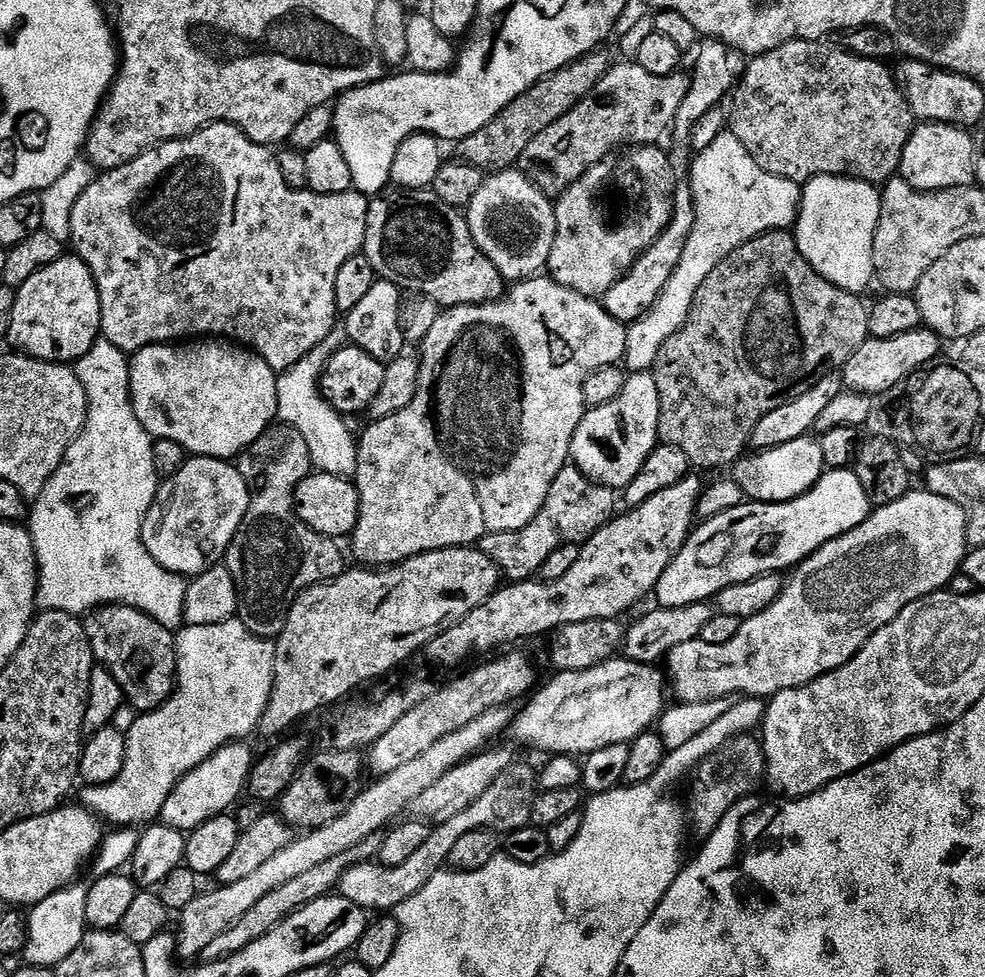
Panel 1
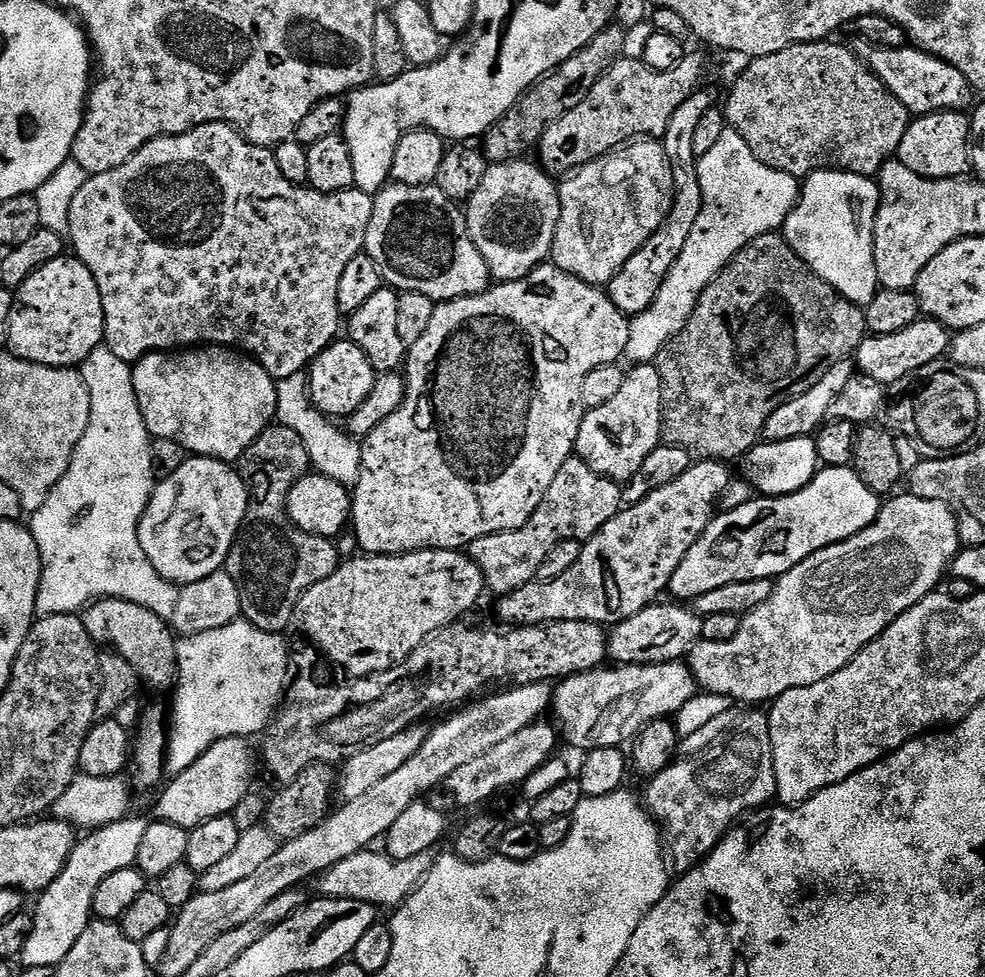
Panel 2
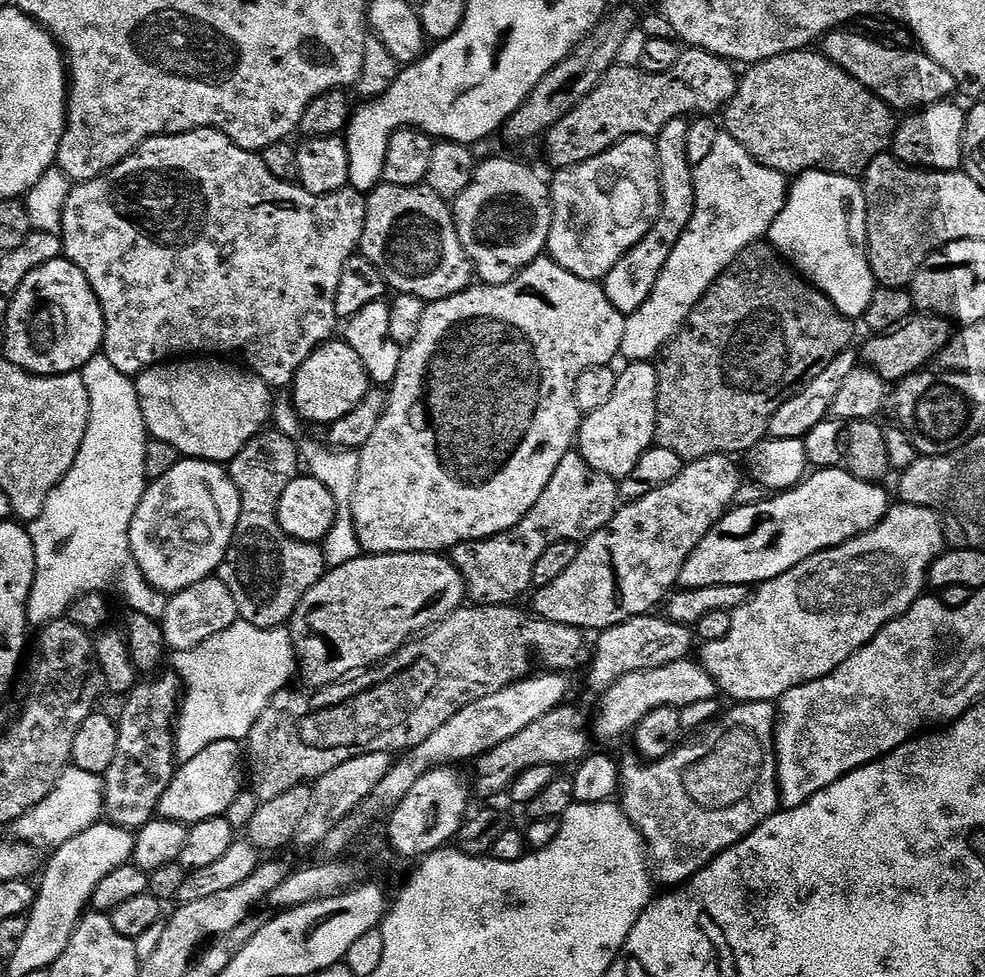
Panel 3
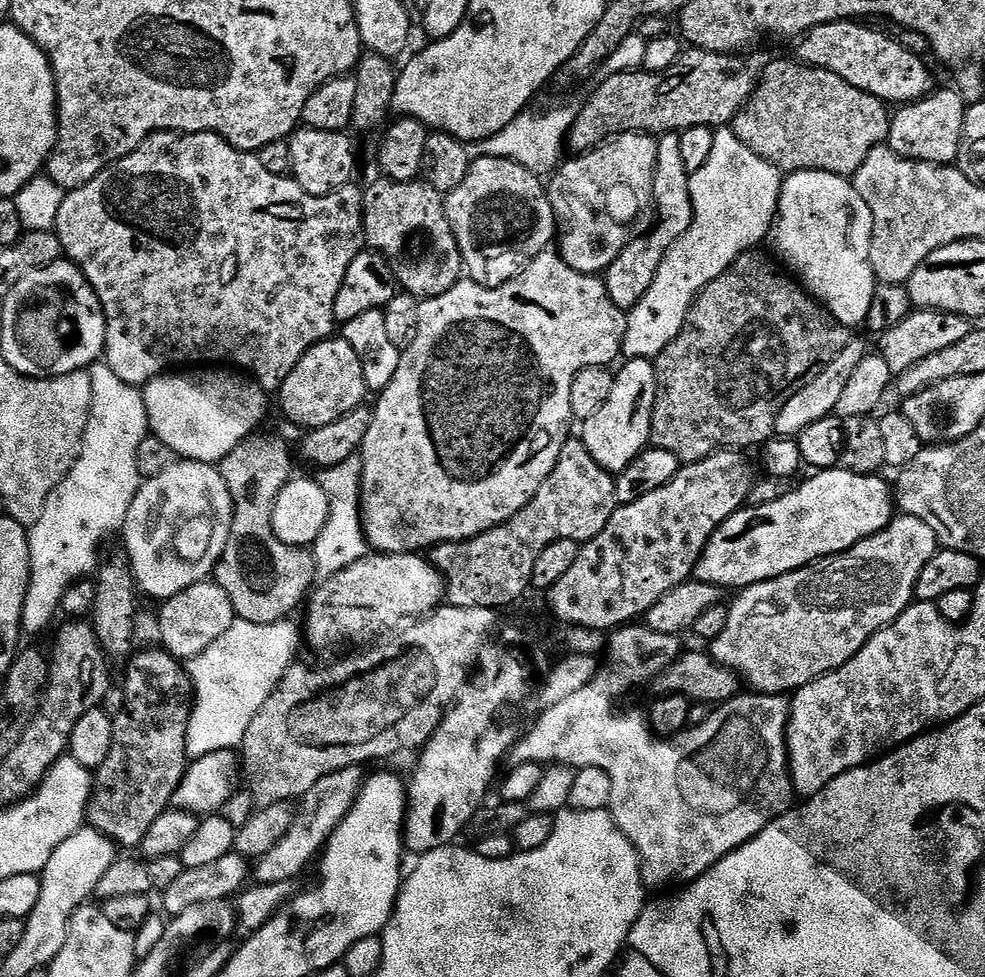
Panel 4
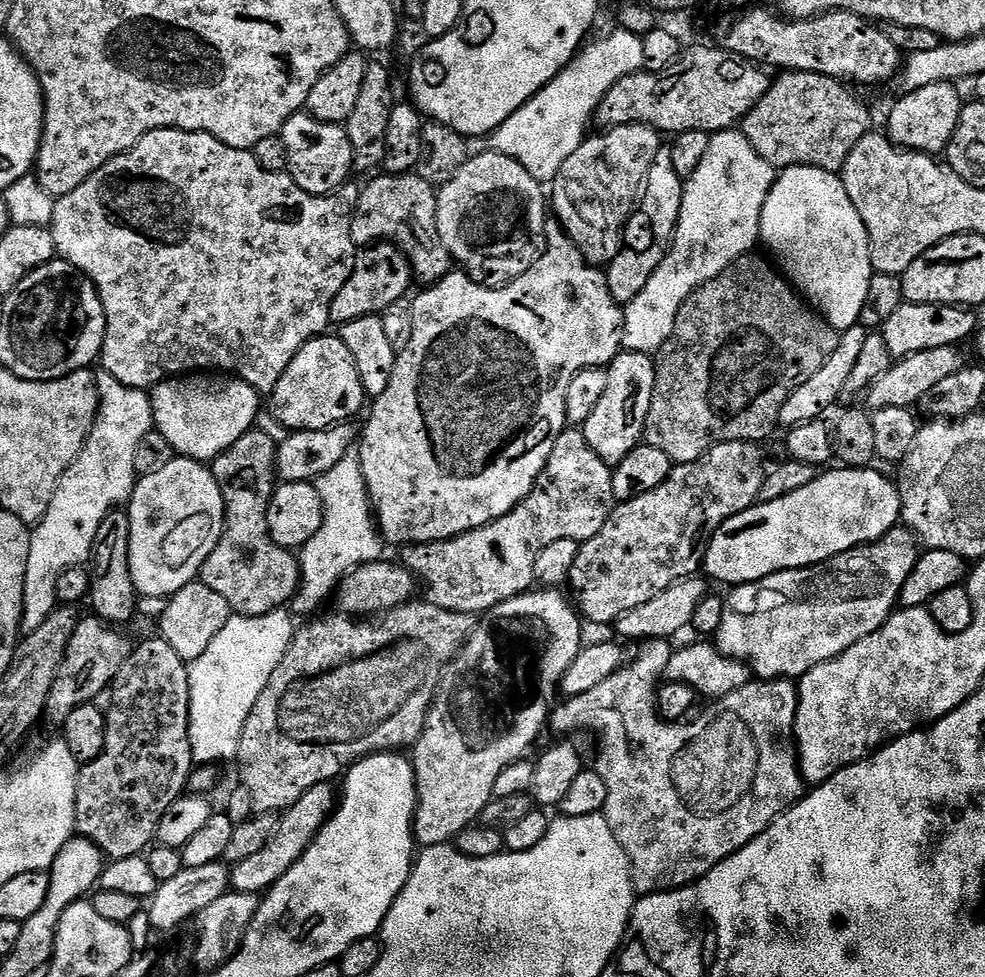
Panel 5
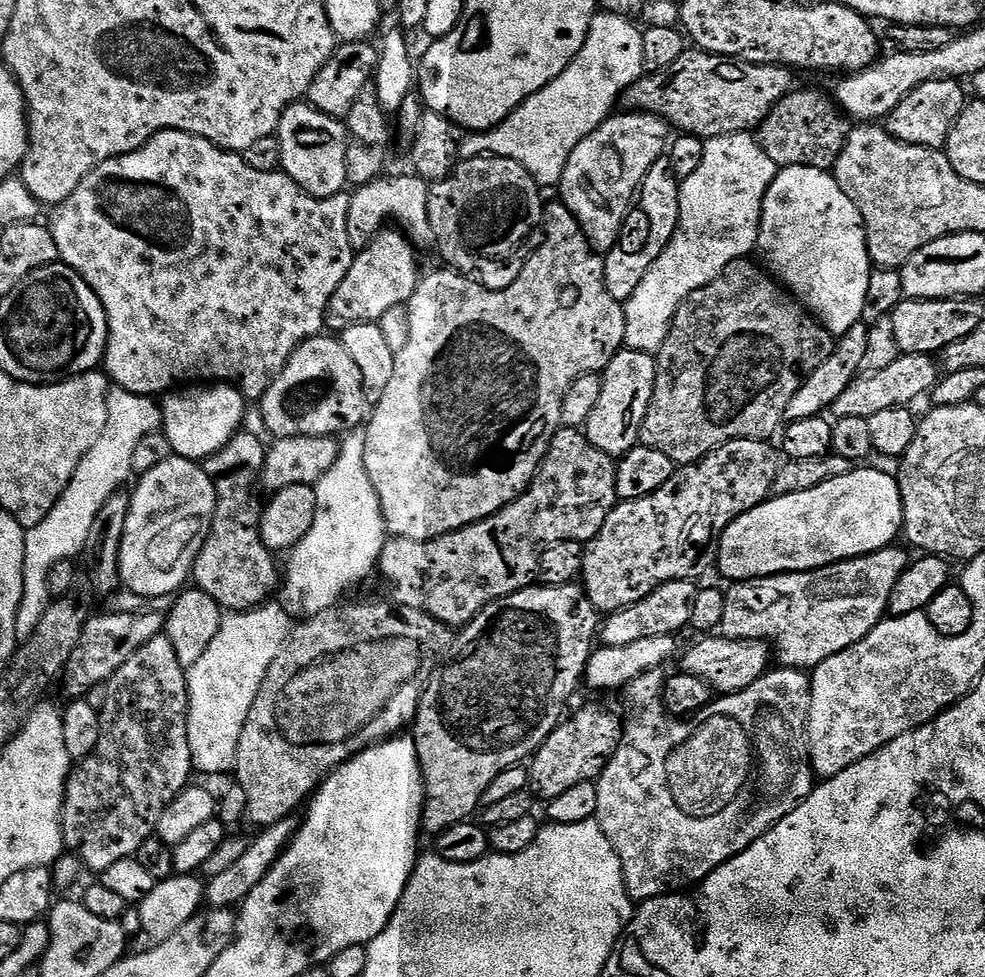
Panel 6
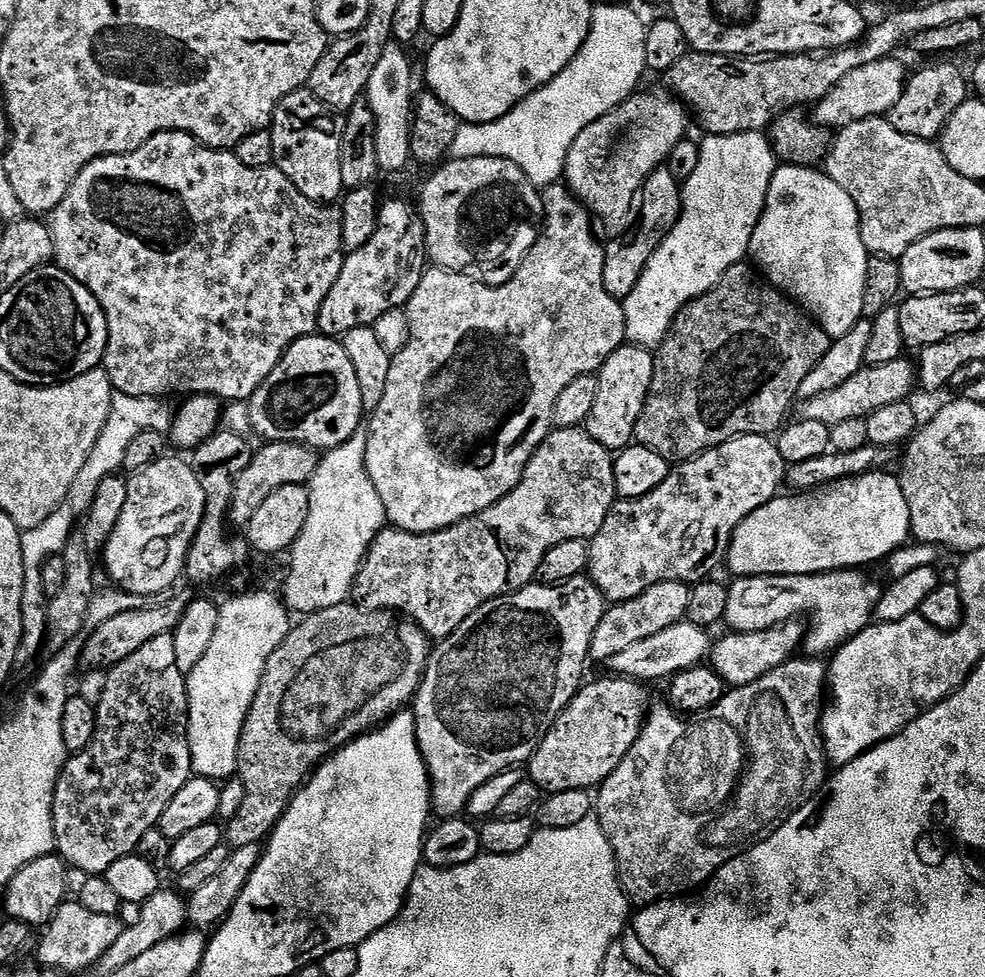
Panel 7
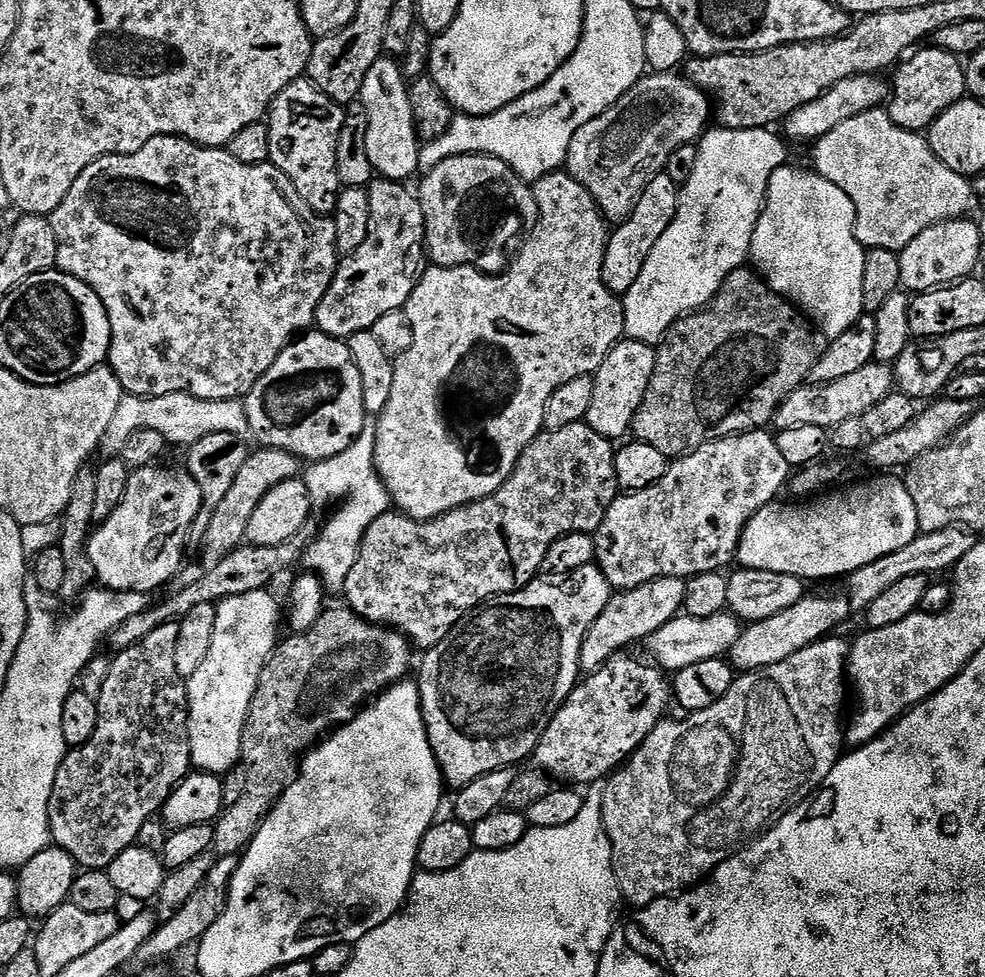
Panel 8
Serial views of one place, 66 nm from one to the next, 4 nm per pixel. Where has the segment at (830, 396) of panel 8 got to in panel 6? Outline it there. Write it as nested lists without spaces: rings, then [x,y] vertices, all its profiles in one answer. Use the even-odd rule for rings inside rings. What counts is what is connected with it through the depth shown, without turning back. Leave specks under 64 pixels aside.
[[[902,354],[890,366],[883,370],[861,374],[853,378],[850,386],[838,394],[830,412],[836,420],[842,418],[868,418],[870,414],[879,414],[882,410],[890,410],[890,406],[903,404],[915,405],[919,396],[927,397],[935,388],[938,379],[938,364],[932,356],[926,354]]]

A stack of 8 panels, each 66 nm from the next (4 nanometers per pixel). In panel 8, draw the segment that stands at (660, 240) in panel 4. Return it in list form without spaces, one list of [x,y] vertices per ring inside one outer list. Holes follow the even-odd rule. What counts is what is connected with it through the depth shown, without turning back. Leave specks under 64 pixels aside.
[[[656,176],[648,183],[646,190],[642,190],[628,219],[615,225],[614,231],[608,237],[604,255],[604,284],[610,291],[623,294],[630,290],[630,286],[634,286],[634,282],[638,282],[638,274],[642,274],[642,266],[646,266],[650,250],[654,250],[658,238],[666,234],[666,226],[670,226],[674,218],[677,199],[678,185],[670,182],[668,176]]]

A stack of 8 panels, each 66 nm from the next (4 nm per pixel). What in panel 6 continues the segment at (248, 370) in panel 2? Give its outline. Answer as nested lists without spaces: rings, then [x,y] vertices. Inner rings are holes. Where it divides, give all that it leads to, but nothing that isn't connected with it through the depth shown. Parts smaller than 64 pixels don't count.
[[[227,382],[185,388],[188,388],[185,392],[176,390],[163,397],[162,431],[175,455],[203,462],[218,450],[222,450],[222,446],[226,446],[226,442],[230,442],[230,438],[234,438],[241,431],[243,424],[240,423],[244,420],[246,401],[239,388]]]

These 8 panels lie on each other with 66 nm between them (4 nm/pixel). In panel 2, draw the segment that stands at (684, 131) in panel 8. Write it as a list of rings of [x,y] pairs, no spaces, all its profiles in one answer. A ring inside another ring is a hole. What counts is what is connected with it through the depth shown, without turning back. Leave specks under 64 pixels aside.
[[[656,138],[629,142],[577,168],[558,188],[560,213],[552,239],[551,263],[587,284],[611,284],[618,270],[664,223],[670,207],[664,184],[666,188],[671,178],[668,150]]]

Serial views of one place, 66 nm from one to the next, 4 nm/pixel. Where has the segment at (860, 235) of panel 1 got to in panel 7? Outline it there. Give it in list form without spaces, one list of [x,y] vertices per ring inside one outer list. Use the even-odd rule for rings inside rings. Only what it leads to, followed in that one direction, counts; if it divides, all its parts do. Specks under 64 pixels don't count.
[[[777,167],[774,178],[770,182],[770,190],[766,194],[764,209],[760,215],[758,226],[752,235],[752,241],[750,242],[748,251],[750,253],[751,263],[759,269],[763,279],[771,284],[773,288],[779,288],[789,300],[799,304],[819,324],[822,330],[826,330],[826,334],[832,337],[833,340],[842,338],[842,334],[847,334],[864,316],[864,311],[862,310],[862,294],[866,294],[866,266],[868,265],[870,253],[866,250],[866,246],[862,242],[860,211],[854,206],[854,198],[850,198],[850,194],[846,194],[846,190],[842,190],[842,186],[838,186],[838,182],[834,182],[823,171],[817,170],[815,167]]]

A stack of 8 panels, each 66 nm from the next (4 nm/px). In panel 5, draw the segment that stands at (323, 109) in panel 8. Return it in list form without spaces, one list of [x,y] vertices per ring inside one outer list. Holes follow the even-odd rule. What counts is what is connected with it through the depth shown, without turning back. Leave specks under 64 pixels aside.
[[[301,110],[284,123],[278,135],[286,142],[288,175],[311,196],[330,196],[337,188],[344,187],[351,177],[348,175],[353,175],[352,147],[345,125],[322,122]]]

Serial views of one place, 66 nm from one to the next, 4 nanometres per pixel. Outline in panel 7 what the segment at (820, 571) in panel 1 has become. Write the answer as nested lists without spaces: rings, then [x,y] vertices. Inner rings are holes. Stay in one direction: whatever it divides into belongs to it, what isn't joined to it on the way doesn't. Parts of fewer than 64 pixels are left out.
[[[843,568],[841,572],[819,572],[818,574],[810,574],[809,576],[742,576],[733,579],[731,583],[728,584],[728,601],[726,602],[726,614],[724,615],[724,620],[726,621],[726,624],[729,624],[727,627],[733,632],[757,632],[758,630],[772,628],[776,624],[784,624],[787,620],[804,618],[804,615],[808,615],[809,618],[812,619],[812,625],[810,623],[807,625],[806,635],[802,645],[803,651],[807,653],[809,657],[824,658],[829,654],[835,653],[840,645],[851,640],[852,637],[860,633],[863,628],[867,628],[873,623],[876,603],[880,601],[882,588],[881,585],[876,585],[870,577],[863,576],[864,574],[865,573],[860,570]]]

